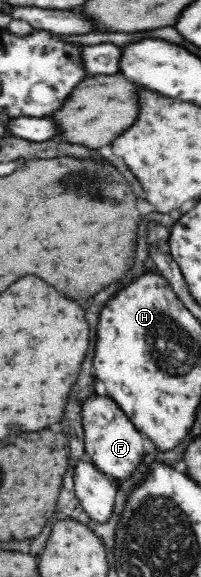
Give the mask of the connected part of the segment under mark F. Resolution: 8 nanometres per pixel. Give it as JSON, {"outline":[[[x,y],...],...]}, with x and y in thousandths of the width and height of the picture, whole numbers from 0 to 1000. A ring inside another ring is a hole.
{"outline":[[[458,688],[418,702],[408,737],[418,742],[423,789],[438,799],[498,820],[532,823],[572,837],[657,830],[716,799],[726,775],[716,775],[716,761],[697,756],[697,749],[627,723],[587,700],[542,688]]]}

